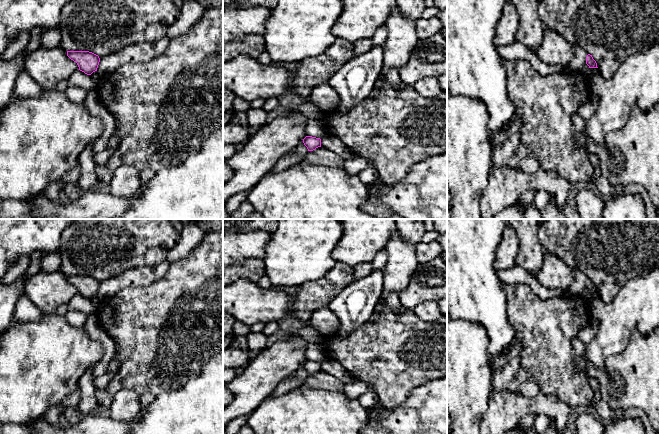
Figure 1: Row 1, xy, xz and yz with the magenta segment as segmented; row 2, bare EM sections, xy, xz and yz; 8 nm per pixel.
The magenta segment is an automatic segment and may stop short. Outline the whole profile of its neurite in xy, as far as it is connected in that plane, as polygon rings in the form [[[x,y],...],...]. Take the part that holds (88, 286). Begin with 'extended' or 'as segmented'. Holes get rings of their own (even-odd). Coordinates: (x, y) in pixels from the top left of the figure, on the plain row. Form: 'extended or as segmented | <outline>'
as segmented | [[[67,275],[67,280],[77,287],[79,294],[87,299],[97,295],[100,282],[89,275]]]

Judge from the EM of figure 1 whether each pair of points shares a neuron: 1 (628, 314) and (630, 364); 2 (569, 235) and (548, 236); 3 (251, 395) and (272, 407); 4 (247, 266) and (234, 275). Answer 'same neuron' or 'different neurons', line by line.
1: different neurons
2: same neuron
3: different neurons
4: same neuron

